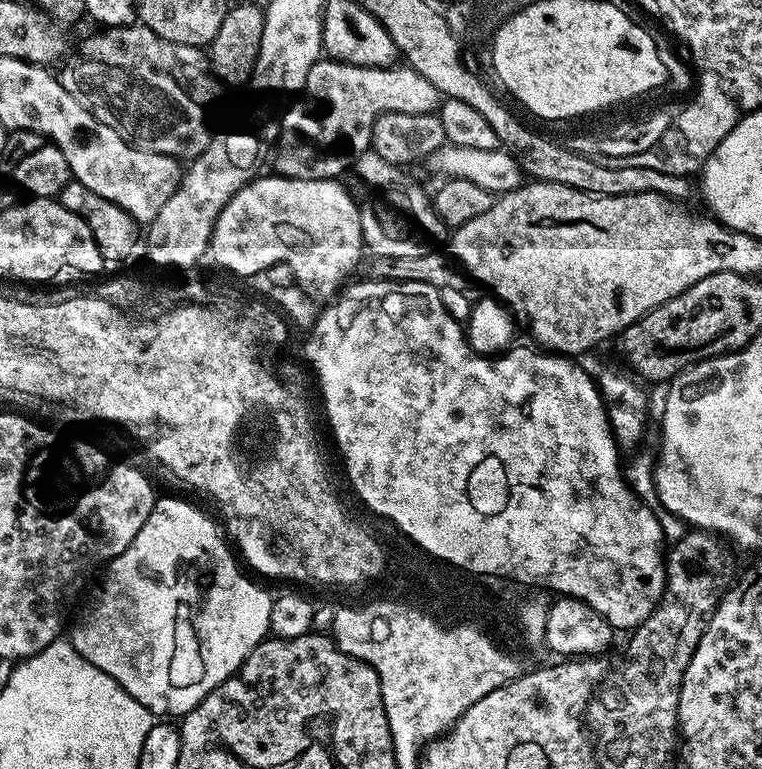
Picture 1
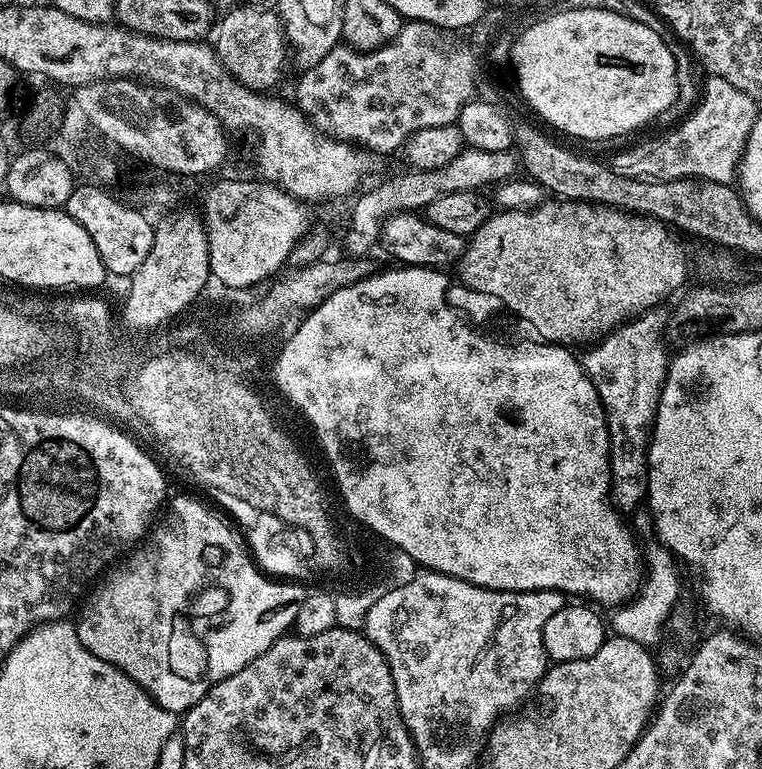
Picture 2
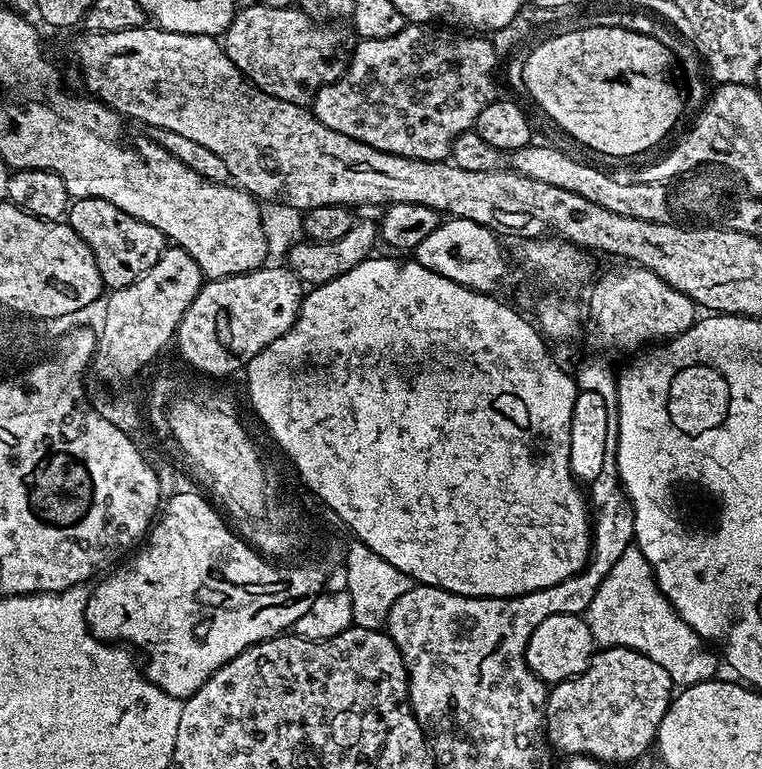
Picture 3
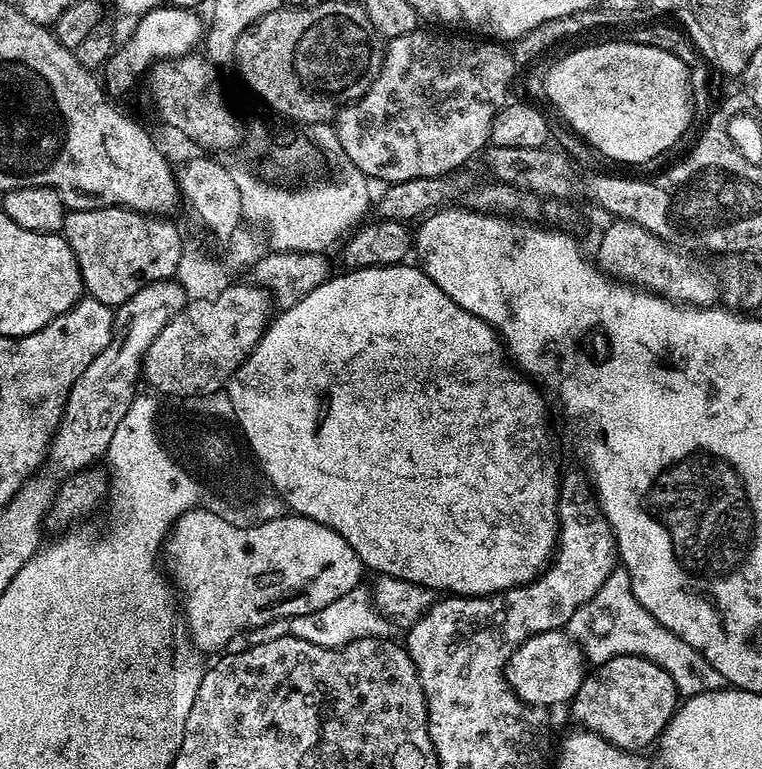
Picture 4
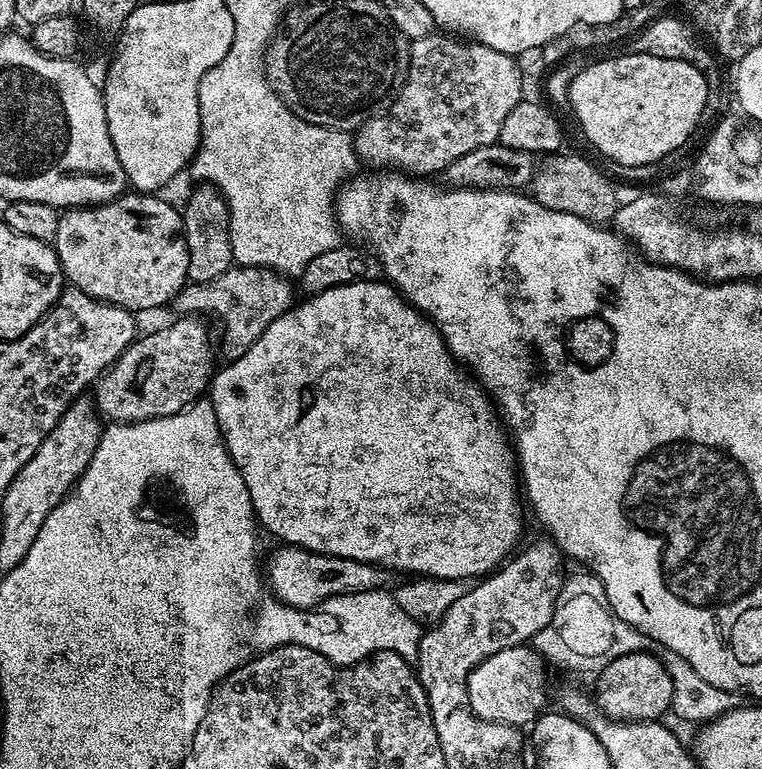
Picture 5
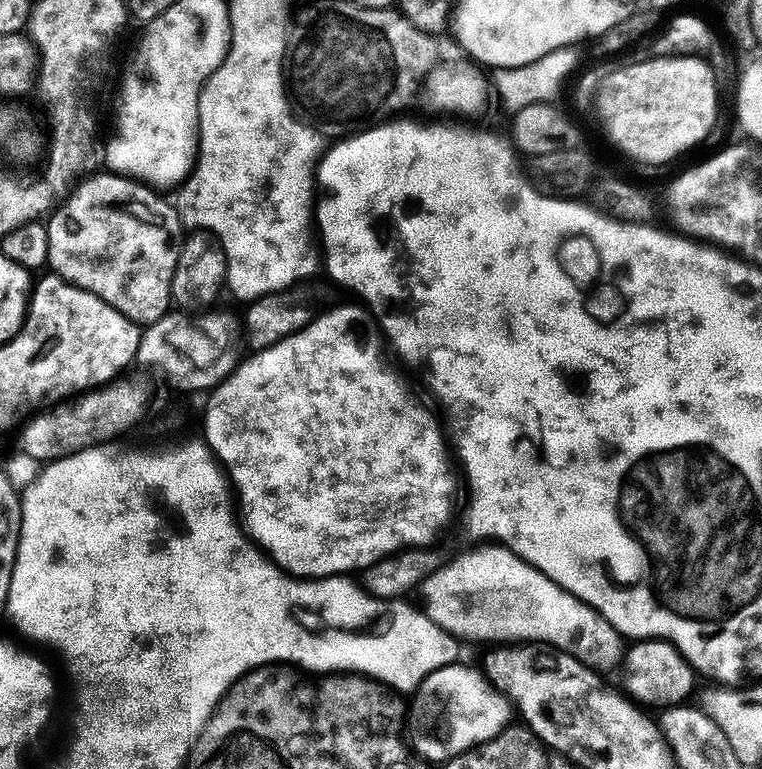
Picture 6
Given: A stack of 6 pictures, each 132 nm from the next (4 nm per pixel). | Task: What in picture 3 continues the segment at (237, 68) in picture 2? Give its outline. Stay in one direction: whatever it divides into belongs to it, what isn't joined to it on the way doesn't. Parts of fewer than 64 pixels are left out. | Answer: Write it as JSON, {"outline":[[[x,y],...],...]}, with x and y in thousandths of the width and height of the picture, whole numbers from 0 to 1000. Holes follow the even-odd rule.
{"outline":[[[336,3],[336,5],[328,7],[327,10],[323,10],[323,8],[316,9],[308,23],[306,23],[306,27],[302,29],[301,36],[295,39],[291,48],[294,68],[302,75],[302,81],[307,81],[307,86],[312,86],[312,91],[335,114],[341,114],[349,122],[354,122],[366,130],[403,137],[424,109],[437,109],[440,104],[446,103],[446,100],[451,98],[459,77],[459,56],[457,57],[455,49],[446,42],[434,42],[433,38],[424,36],[420,31],[424,30],[416,29],[411,22],[400,18],[392,9],[379,8],[377,10],[361,10],[360,8],[349,8],[345,3]]]}

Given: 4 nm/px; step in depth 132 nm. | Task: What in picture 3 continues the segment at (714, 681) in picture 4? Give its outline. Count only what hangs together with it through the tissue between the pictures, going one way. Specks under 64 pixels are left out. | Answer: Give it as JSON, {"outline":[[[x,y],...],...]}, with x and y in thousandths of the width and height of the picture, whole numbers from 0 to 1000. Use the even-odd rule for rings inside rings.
{"outline":[[[825,710],[816,715],[816,726],[806,731],[806,741],[785,762],[774,783],[769,805],[778,834],[789,844],[825,843],[848,850],[853,861],[864,861],[874,876],[879,876],[883,891],[902,892],[932,884],[941,878],[940,853],[928,848],[925,834],[888,796],[861,759],[853,731],[843,715]]]}

